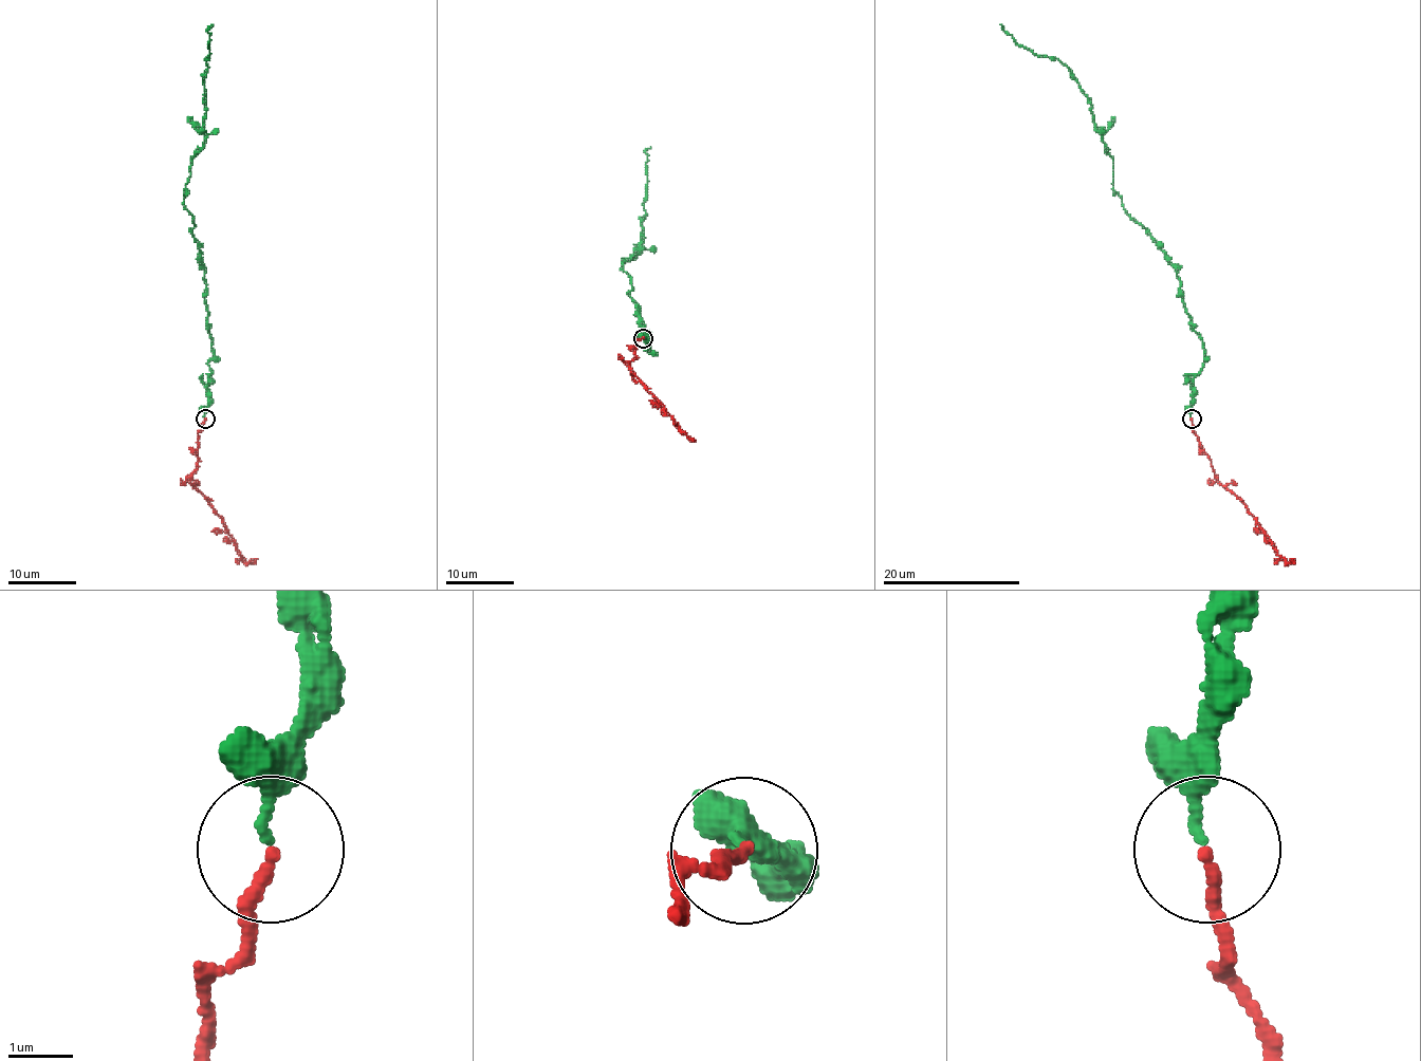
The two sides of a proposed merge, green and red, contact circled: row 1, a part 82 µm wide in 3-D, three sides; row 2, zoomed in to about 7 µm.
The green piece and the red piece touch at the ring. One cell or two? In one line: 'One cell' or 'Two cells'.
One cell

